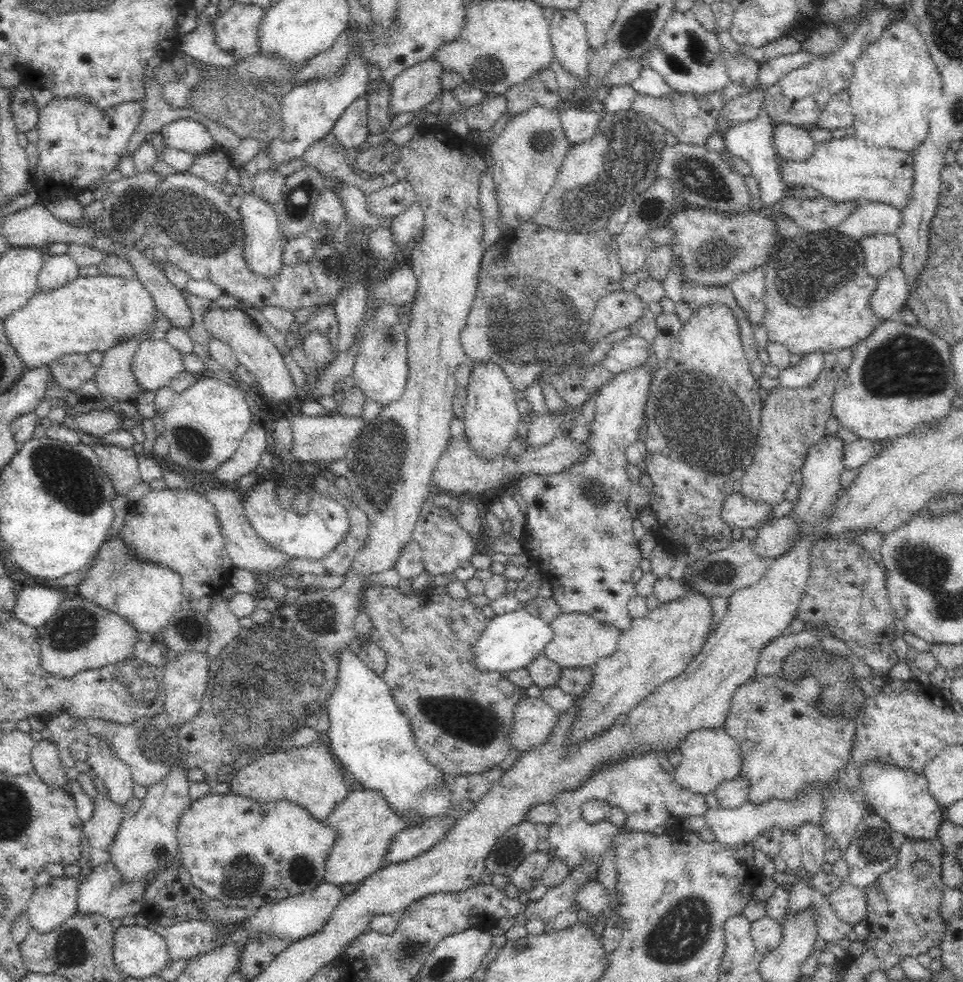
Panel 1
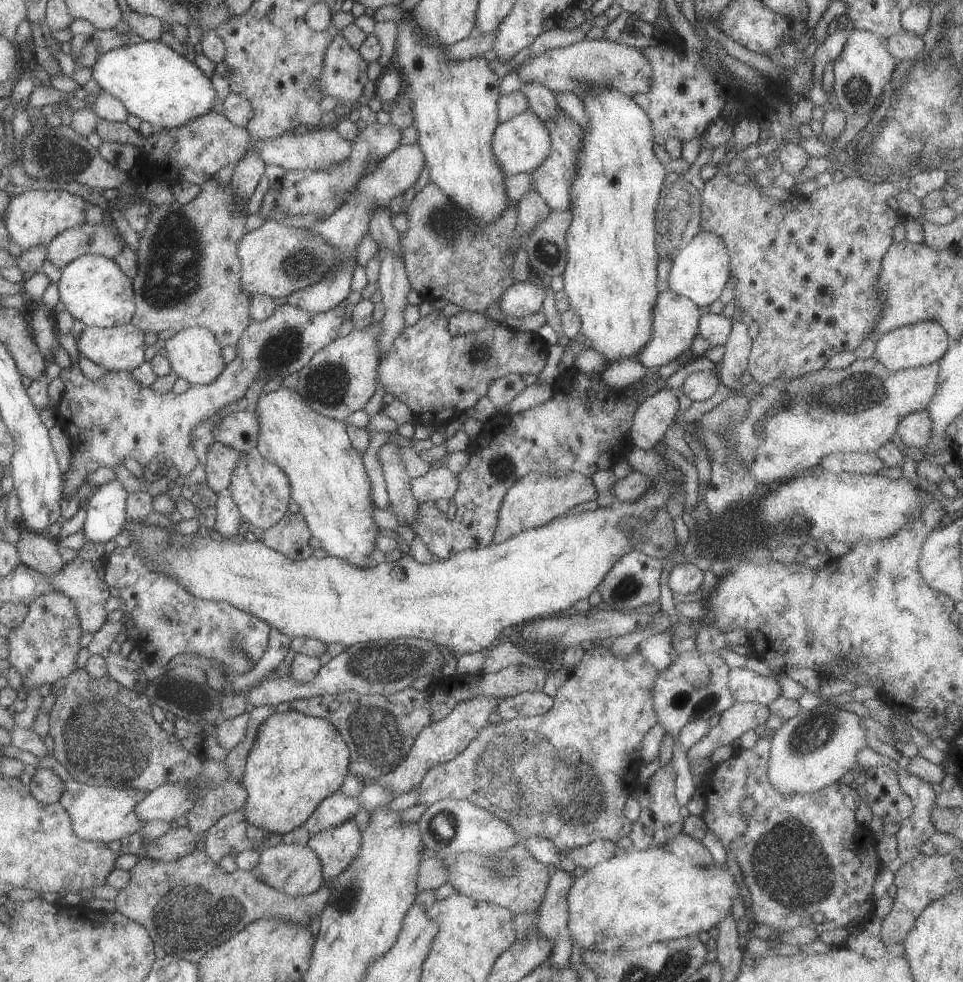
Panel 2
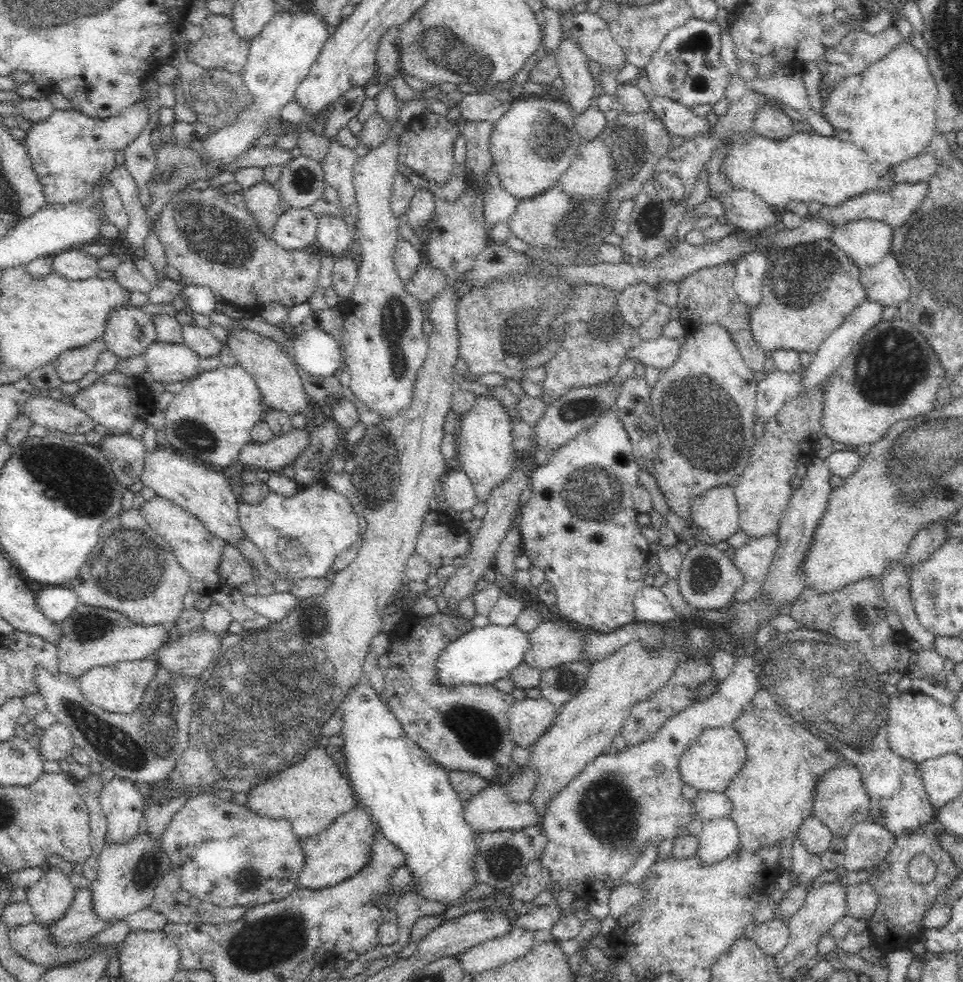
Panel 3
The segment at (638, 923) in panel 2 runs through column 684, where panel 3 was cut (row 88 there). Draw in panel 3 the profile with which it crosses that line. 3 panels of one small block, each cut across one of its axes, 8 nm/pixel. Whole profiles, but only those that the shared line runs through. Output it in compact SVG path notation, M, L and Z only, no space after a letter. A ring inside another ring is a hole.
M898 44L885 58L860 72L864 94L856 97L852 111L849 141L878 164L896 166L920 153L928 151L936 135L936 107L939 90L929 71L927 58L912 44Z

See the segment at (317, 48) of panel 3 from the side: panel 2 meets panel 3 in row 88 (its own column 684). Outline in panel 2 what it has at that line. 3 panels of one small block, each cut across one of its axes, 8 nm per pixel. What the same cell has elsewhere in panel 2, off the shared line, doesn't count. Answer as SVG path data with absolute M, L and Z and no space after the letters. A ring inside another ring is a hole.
M701 230L672 259L670 276L665 287L672 289L677 295L688 297L700 308L709 306L720 298L730 276L731 258L727 246L717 234Z

